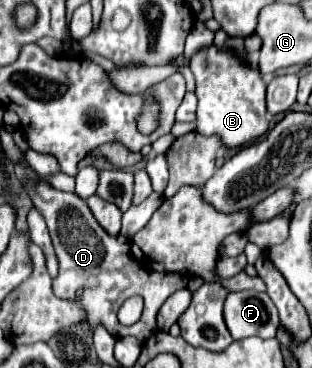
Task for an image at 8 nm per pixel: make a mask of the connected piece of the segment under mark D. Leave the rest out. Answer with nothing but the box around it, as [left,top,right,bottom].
[27,182,187,342]

